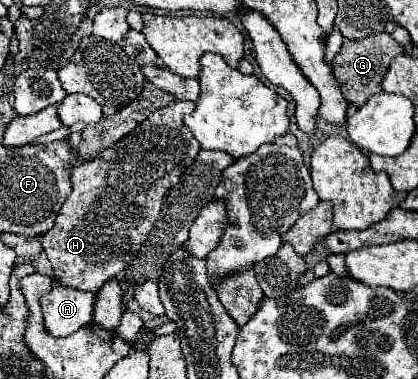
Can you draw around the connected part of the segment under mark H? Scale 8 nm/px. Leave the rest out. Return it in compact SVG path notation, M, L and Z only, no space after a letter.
M174 101L154 111L138 129L104 149L96 159L74 167L72 193L60 207L54 227L42 235L42 247L62 285L98 291L110 277L120 277L136 257L158 219L164 195L200 151L184 125L184 115L194 107L192 101Z

